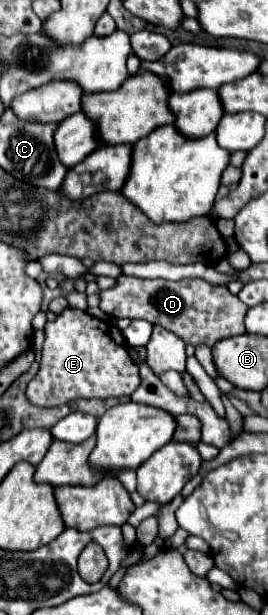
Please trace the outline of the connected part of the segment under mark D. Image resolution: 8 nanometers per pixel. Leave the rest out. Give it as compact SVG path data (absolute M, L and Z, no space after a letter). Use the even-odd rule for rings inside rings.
M119 275L117 285L107 291L101 291L99 295L101 295L101 309L107 315L145 319L153 325L165 327L167 331L175 333L189 345L205 343L213 347L221 339L245 333L243 317L249 307L225 285L211 285L203 279L165 281L165 279L139 279Z

